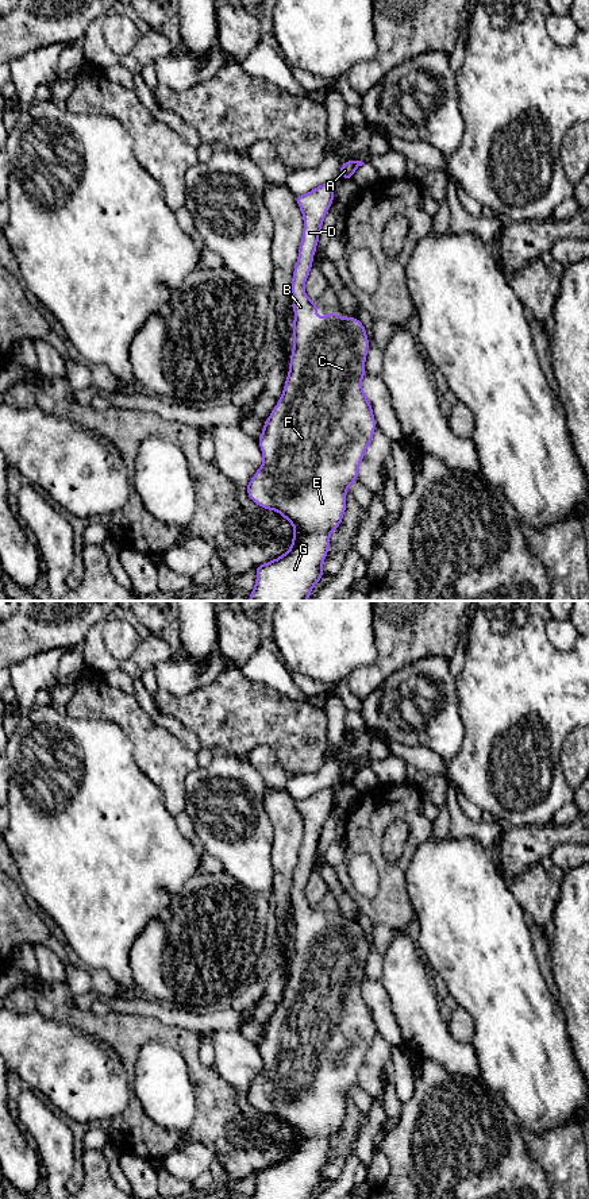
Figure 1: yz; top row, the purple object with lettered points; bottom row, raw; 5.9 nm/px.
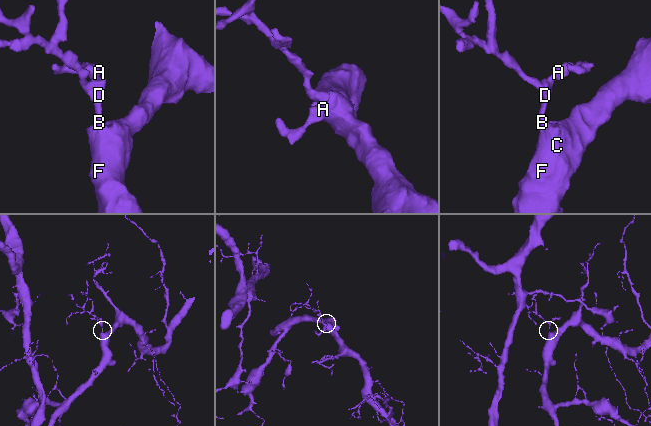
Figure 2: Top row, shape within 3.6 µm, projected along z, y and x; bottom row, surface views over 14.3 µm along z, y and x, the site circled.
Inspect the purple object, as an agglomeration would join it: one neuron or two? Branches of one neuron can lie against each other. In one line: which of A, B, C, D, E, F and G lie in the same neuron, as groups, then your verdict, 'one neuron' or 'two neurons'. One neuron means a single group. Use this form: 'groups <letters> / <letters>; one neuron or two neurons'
groups A B C D E F G; one neuron

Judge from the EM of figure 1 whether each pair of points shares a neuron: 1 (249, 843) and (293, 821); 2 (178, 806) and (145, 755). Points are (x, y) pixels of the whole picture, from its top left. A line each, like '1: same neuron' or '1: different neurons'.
1: different neurons
2: same neuron

